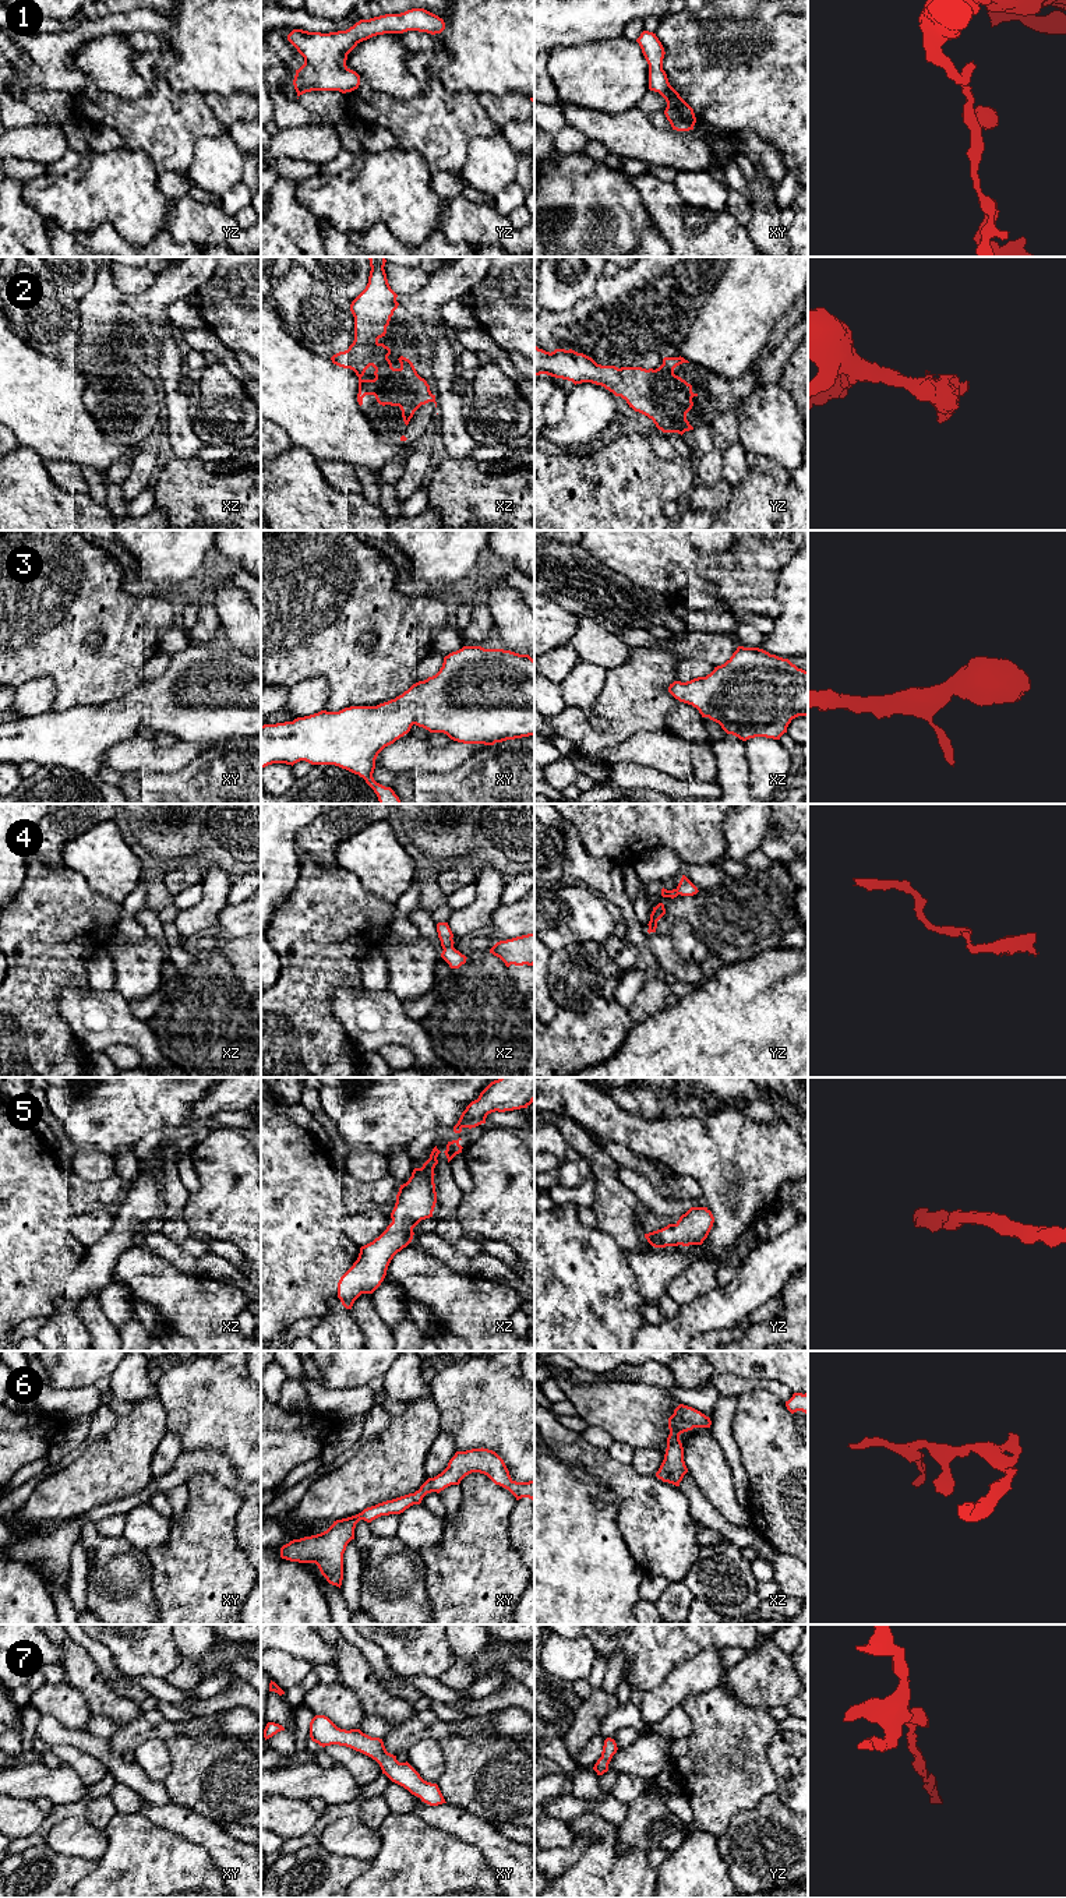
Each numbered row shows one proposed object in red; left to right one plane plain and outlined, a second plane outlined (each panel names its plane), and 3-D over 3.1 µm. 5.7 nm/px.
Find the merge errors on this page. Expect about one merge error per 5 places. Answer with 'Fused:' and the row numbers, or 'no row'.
Fused: no row

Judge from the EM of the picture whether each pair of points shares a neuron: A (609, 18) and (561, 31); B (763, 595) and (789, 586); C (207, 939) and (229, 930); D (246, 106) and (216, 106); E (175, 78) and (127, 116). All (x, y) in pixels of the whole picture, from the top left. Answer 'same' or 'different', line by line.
A: same
B: different
C: different
D: same
E: different

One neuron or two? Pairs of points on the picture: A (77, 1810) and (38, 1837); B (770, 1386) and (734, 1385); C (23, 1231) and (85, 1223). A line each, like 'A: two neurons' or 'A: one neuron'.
A: one neuron
B: one neuron
C: two neurons

